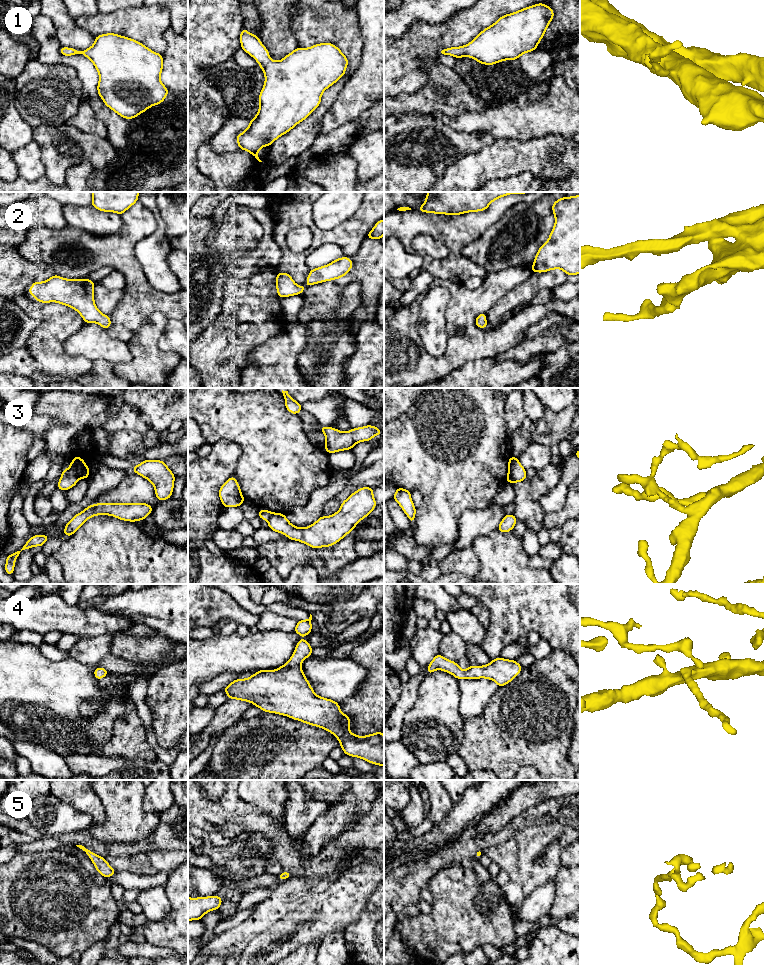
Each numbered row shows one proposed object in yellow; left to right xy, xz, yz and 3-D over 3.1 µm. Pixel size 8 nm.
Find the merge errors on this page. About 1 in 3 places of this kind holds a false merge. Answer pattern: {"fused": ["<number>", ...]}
{"fused": ["3"]}

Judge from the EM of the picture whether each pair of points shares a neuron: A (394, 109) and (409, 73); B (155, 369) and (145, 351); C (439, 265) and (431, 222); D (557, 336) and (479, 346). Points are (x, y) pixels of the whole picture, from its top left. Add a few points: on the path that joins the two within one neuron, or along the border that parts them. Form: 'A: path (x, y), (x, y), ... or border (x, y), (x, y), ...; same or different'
A: border (423, 84), (413, 93), (399, 93), (394, 96); different
B: path (151, 365), (146, 355); same
C: path (451, 258), (453, 256), (453, 244), (443, 234); same
D: border (536, 323), (527, 329), (520, 341), (501, 354); different

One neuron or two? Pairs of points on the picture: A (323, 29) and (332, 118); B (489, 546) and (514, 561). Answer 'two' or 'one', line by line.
A: two
B: one

